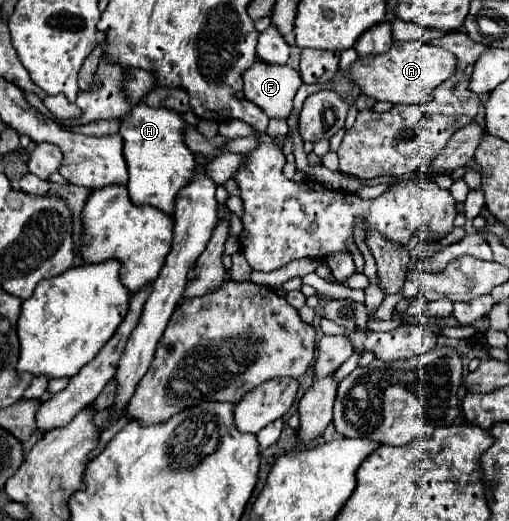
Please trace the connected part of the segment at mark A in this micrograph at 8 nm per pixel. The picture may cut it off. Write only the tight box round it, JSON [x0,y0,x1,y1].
[348,41,458,105]

